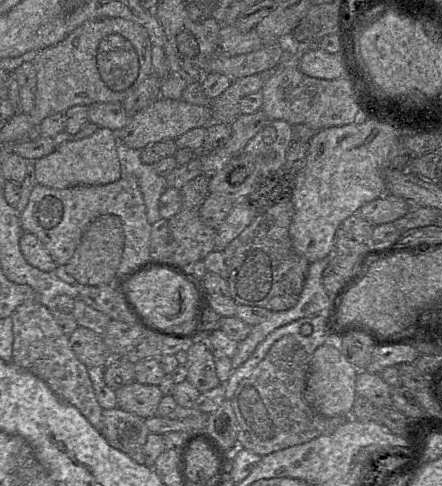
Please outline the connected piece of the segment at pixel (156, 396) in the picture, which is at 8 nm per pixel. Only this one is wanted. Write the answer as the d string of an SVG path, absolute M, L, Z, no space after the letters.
M137 381L116 389L115 395L118 407L143 419L157 415L159 402L164 396L158 386Z

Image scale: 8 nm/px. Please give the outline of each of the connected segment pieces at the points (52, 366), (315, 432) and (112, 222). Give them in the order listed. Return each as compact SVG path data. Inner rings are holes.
M25 300L12 313L12 362L44 381L63 402L76 407L101 432L102 411L88 375L88 368L70 347L68 335L55 321L52 310L36 300Z
M291 335L276 341L262 361L242 379L231 398L238 423L238 448L260 456L333 433L350 416L325 416L305 400L310 357Z
M115 215L95 218L86 228L73 256L64 267L78 285L111 284L124 249L124 231L121 220Z

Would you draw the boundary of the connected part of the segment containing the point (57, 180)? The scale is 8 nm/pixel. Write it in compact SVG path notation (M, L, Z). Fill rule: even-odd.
M98 128L91 136L59 145L52 153L35 161L35 177L38 184L54 189L106 185L119 180L121 166L117 154L117 133Z

